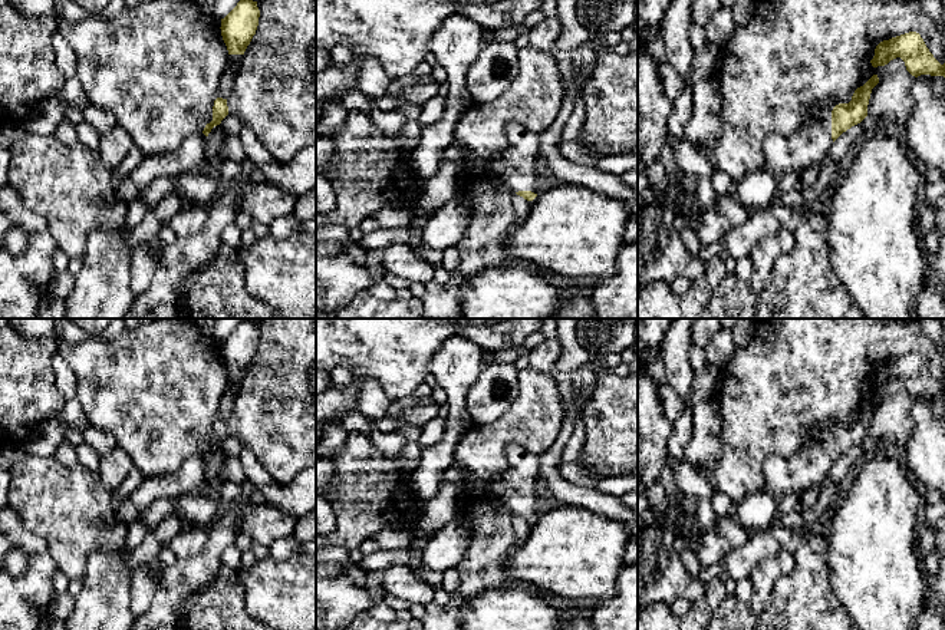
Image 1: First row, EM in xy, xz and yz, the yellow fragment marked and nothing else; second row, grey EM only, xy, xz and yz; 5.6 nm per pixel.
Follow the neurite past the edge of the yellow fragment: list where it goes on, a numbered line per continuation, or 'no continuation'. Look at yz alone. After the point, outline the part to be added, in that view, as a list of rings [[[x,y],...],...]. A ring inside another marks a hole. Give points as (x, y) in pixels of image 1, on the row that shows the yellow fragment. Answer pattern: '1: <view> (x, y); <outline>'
1: yz (809, 145); [[[832,113],[820,119],[807,119],[790,136],[771,133],[763,145],[765,169],[776,177],[784,172],[797,172],[821,165],[833,145]]]

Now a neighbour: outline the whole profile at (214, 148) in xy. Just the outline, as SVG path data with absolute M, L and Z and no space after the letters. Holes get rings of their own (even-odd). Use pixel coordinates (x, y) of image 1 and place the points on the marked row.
M220 125L214 126L207 136L205 158L201 171L215 174L221 164L225 161L224 152L224 133Z

